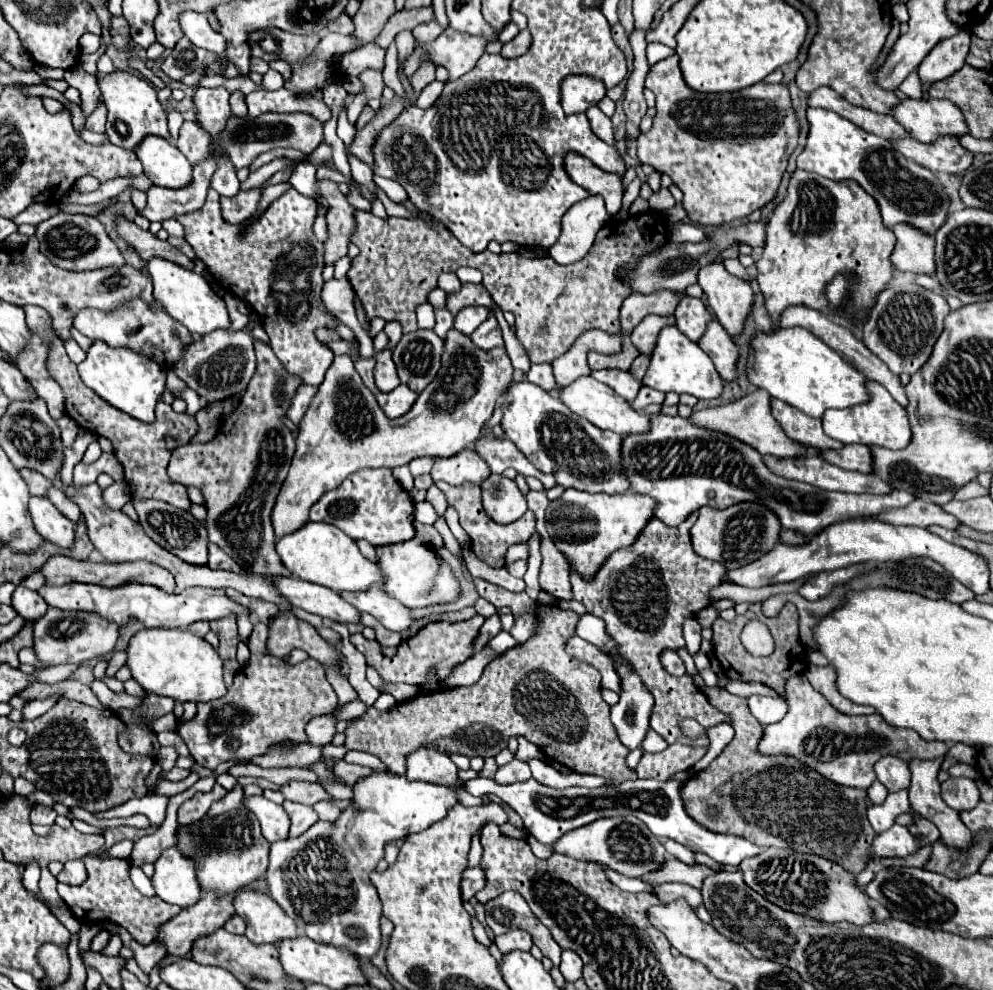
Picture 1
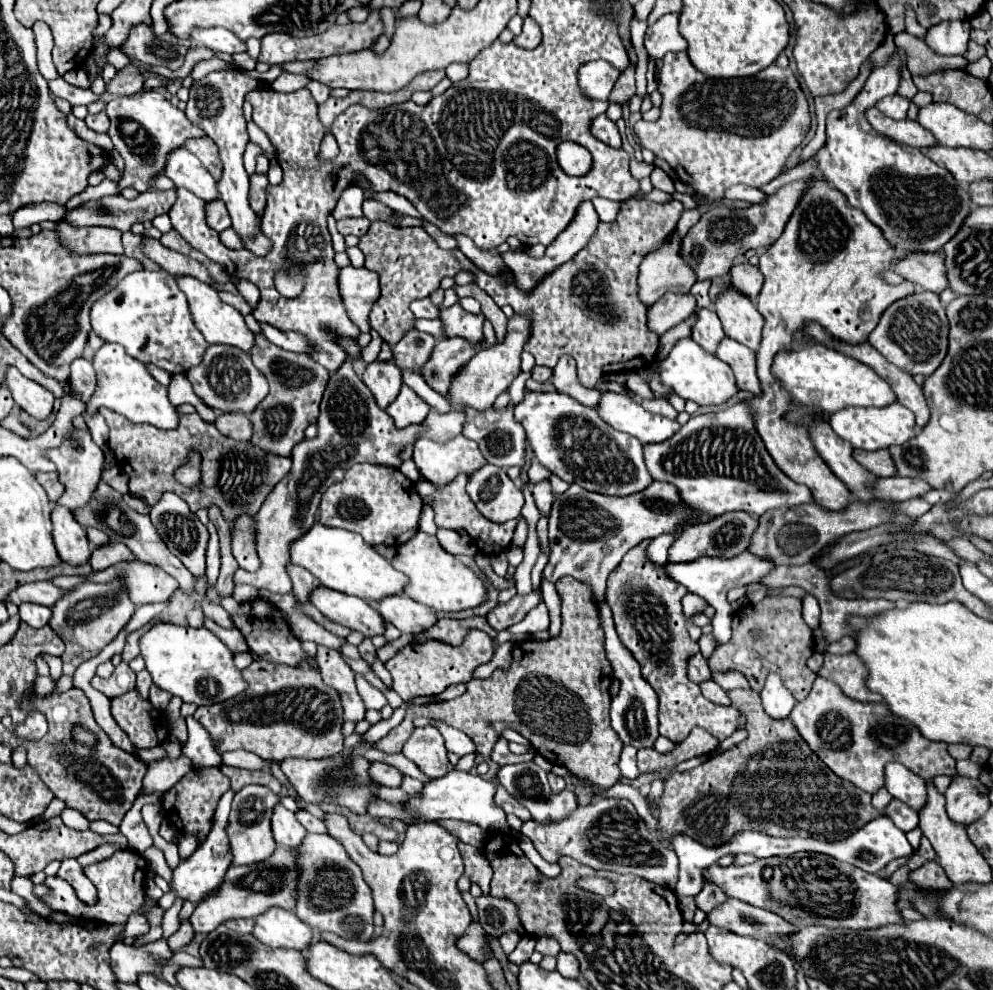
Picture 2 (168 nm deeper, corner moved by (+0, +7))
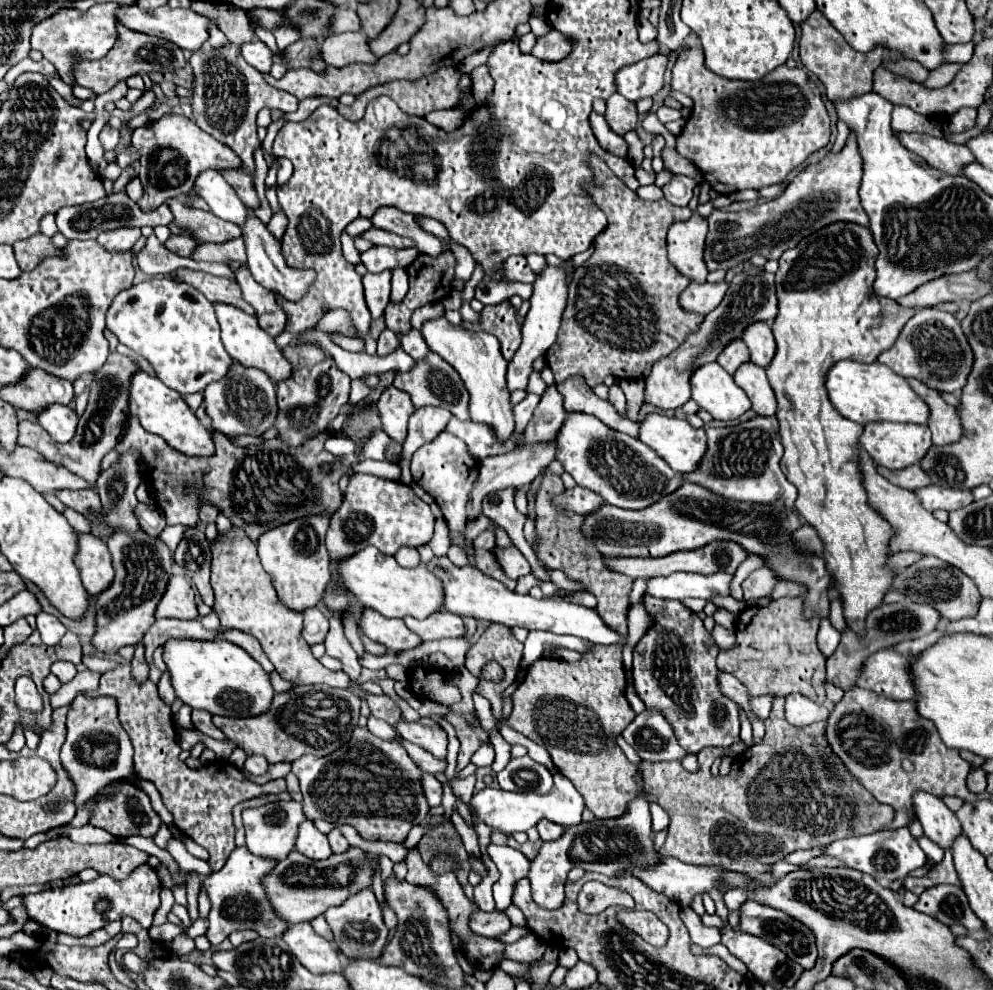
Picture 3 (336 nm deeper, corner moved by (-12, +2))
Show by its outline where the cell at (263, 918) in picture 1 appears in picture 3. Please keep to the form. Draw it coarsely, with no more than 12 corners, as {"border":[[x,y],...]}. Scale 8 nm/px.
{"border":[[310,922],[294,924],[282,936],[312,974],[342,974],[334,944]]}

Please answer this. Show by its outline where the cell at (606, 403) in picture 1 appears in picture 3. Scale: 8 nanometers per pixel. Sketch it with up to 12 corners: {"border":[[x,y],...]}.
{"border":[[650,414],[640,440],[672,470],[692,474],[706,454],[706,430]]}

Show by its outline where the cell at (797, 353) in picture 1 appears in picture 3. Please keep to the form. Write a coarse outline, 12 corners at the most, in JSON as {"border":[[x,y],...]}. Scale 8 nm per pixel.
{"border":[[840,360],[834,408],[858,424],[928,424],[908,380],[878,362]]}

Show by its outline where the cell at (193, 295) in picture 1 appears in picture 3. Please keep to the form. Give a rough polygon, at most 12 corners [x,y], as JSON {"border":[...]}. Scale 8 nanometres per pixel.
{"border":[[214,304],[234,362],[260,368],[278,384],[292,364],[258,320]]}

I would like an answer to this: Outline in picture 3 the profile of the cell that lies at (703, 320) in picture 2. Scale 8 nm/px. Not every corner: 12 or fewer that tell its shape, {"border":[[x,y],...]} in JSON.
{"border":[[742,340],[730,342],[718,356],[718,364],[734,374],[750,352]]}

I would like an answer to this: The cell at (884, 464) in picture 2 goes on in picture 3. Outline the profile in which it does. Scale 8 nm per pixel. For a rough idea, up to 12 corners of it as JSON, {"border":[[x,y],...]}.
{"border":[[918,464],[906,470],[878,474],[888,482],[912,492],[930,484],[930,476]]}

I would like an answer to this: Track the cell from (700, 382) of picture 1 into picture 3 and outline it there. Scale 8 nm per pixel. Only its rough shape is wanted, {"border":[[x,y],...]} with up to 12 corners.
{"border":[[718,364],[698,368],[692,400],[716,420],[736,420],[750,400]]}

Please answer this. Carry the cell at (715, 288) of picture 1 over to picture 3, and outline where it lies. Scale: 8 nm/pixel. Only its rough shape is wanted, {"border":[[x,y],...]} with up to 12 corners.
{"border":[[768,322],[746,328],[750,360],[766,368],[776,352]]}

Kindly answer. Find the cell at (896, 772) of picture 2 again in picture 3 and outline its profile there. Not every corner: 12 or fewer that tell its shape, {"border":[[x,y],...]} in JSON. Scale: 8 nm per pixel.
{"border":[[914,794],[926,838],[950,850],[962,834],[956,814],[940,798]]}

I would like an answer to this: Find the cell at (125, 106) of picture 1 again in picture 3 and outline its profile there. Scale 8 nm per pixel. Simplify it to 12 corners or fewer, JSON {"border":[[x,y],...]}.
{"border":[[170,114],[132,134],[140,210],[188,194],[204,170],[242,160]]}

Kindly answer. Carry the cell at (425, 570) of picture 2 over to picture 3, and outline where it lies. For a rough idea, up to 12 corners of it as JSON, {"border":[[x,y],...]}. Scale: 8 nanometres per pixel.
{"border":[[432,558],[446,610],[476,620],[626,644],[596,610],[534,600],[472,566]]}

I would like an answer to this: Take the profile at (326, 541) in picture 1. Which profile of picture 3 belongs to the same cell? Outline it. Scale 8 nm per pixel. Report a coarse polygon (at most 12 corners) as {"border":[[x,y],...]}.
{"border":[[374,546],[338,564],[344,586],[386,618],[444,608],[442,580]]}

